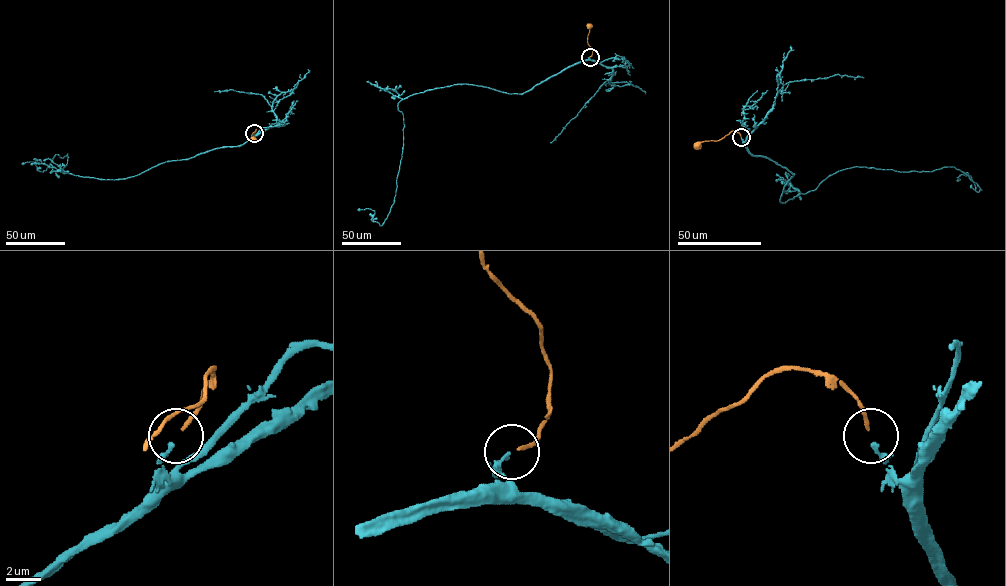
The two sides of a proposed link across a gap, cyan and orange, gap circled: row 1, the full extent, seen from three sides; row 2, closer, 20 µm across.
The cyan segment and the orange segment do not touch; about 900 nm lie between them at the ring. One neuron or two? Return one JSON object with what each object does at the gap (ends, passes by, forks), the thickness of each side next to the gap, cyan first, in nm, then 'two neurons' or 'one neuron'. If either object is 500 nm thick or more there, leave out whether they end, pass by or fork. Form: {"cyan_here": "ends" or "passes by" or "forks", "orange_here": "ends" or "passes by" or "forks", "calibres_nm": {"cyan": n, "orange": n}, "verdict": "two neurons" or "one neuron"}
{"cyan_here": "ends", "orange_here": "ends", "calibres_nm": {"cyan": 240, "orange": 200}, "verdict": "one neuron"}

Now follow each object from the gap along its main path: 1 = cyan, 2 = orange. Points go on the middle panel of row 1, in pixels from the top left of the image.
1: (589, 57), (521, 93), (459, 84), (402, 99), (394, 203), (381, 226), (371, 220), (374, 211), (358, 209)
2: (590, 56), (589, 26)

